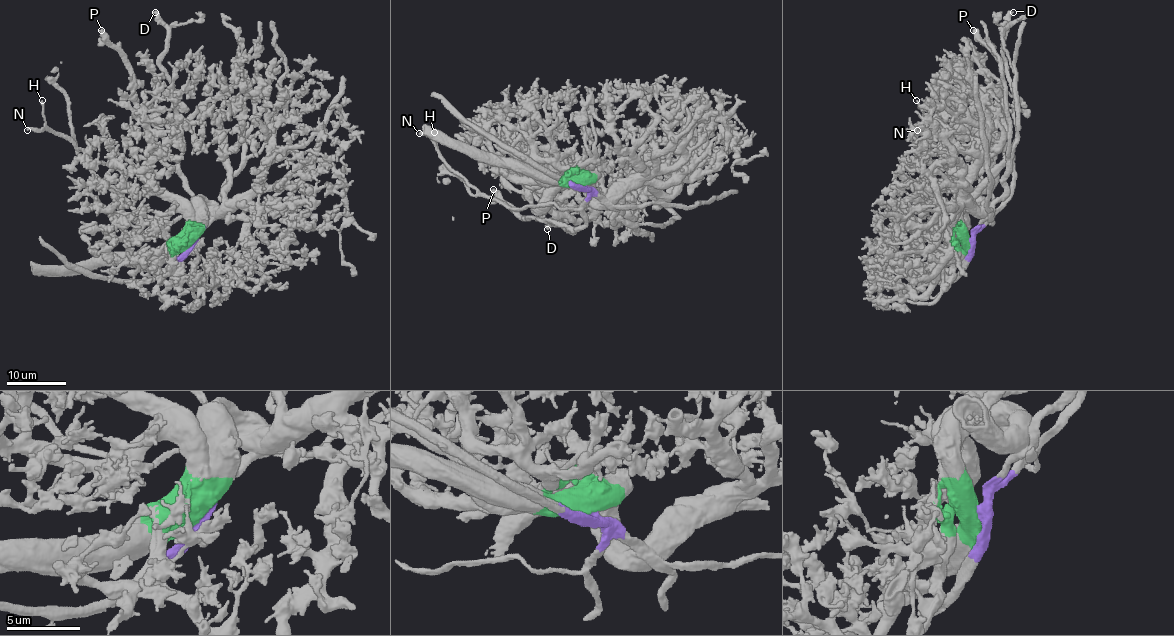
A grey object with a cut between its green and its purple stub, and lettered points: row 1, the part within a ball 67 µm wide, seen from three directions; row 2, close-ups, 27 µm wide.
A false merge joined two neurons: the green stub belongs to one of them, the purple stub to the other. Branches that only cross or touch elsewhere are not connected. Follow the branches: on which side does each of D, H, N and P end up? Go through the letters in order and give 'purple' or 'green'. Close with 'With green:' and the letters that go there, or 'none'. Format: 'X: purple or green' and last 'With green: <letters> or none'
D: purple
H: purple
N: purple
P: purple
With green: none

